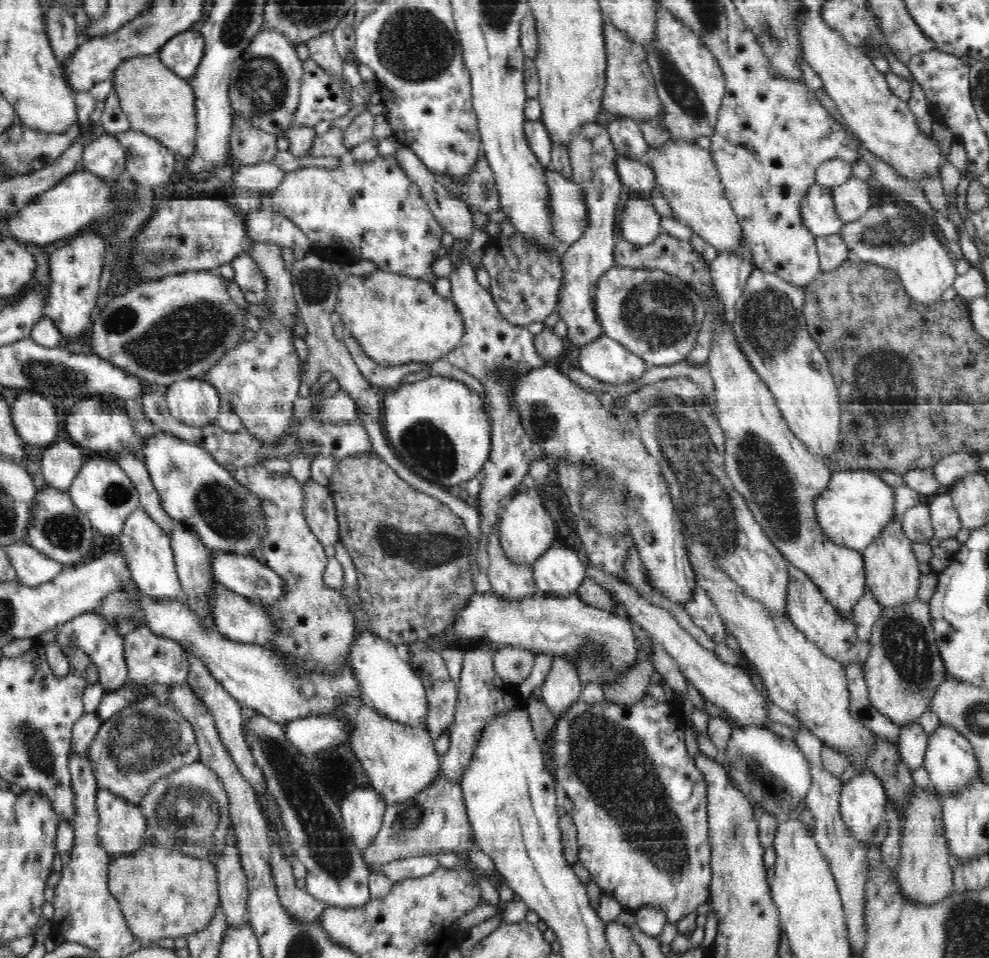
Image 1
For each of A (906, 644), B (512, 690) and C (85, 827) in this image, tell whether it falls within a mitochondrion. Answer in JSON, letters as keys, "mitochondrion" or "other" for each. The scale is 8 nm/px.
{"A":"mitochondrion","B":"other","C":"other"}

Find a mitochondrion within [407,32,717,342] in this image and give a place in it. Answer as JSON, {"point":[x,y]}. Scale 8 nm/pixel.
{"point":[679,89]}

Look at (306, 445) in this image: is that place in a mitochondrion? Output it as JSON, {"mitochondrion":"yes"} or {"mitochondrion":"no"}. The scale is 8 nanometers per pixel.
{"mitochondrion":"yes"}

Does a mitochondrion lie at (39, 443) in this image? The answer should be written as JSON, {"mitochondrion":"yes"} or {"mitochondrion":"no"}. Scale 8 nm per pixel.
{"mitochondrion":"no"}

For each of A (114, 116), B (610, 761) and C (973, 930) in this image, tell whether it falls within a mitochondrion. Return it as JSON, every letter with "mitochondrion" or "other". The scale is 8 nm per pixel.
{"A":"other","B":"mitochondrion","C":"mitochondrion"}

